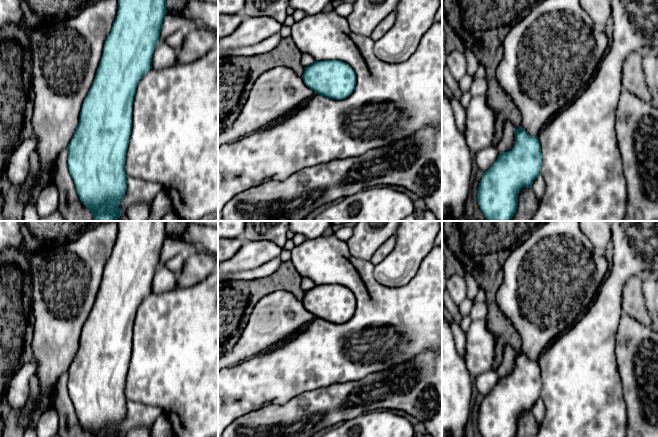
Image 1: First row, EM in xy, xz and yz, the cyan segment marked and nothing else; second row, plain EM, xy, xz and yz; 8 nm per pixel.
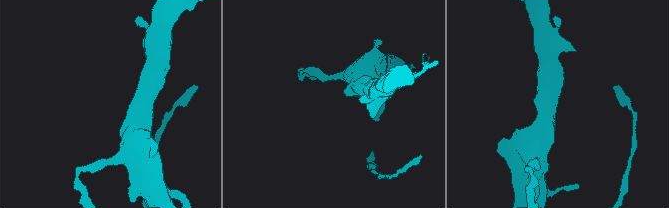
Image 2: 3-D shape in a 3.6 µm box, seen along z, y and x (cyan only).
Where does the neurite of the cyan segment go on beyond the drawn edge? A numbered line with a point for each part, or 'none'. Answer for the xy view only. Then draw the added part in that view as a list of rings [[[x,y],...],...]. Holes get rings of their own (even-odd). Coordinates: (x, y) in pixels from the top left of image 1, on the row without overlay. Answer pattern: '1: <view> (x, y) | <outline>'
none

